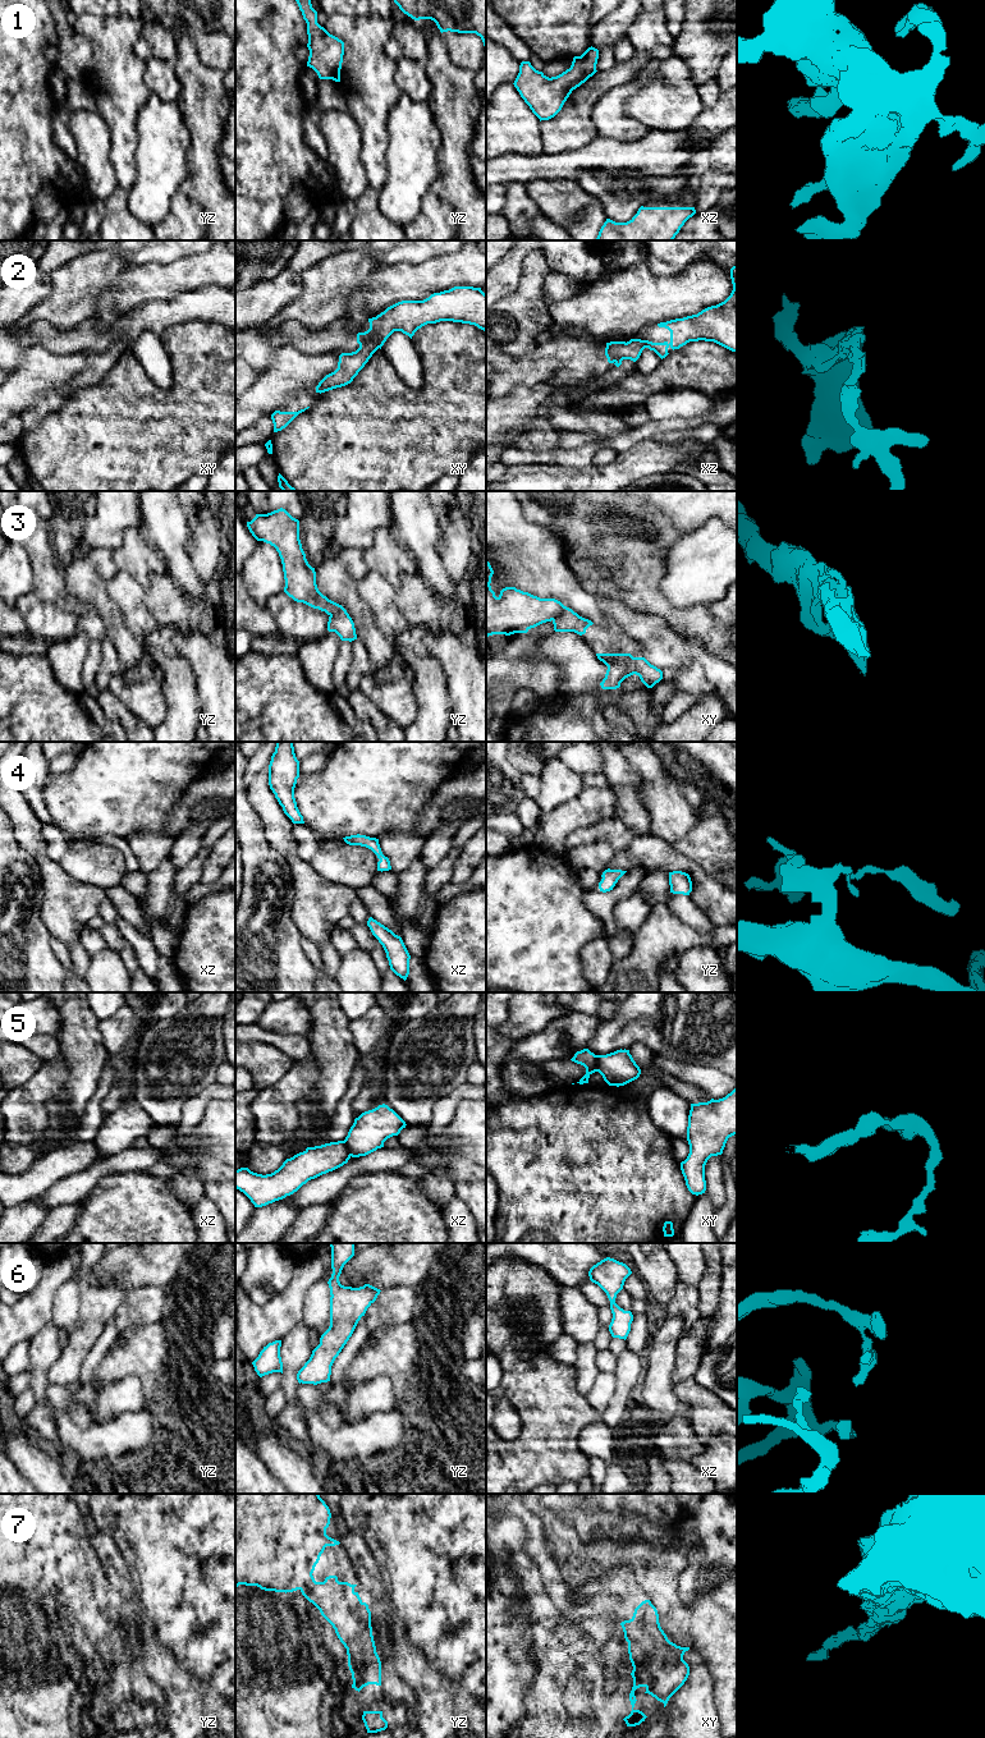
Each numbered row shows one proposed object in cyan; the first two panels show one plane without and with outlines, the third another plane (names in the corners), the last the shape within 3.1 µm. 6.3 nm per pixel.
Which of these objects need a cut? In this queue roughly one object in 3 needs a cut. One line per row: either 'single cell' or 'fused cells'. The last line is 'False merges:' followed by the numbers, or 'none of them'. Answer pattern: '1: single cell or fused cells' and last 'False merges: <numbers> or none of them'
1: single cell
2: fused cells
3: fused cells
4: single cell
5: fused cells
6: single cell
7: single cell
False merges: 2, 3, 5

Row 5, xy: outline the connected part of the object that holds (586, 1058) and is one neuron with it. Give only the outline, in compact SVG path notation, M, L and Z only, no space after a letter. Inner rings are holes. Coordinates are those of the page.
M583 1049L574 1054L574 1056L571 1060L586 1068L586 1074L577 1083L579 1084L588 1083L590 1076L597 1072L596 1059L597 1055L591 1053L588 1049Z

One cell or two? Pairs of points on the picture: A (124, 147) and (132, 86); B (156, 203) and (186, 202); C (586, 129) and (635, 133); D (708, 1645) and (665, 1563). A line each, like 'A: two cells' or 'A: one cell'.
A: one cell
B: two cells
C: two cells
D: one cell

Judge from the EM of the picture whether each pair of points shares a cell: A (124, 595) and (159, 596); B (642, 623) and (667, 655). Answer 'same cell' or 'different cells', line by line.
A: different cells
B: same cell

